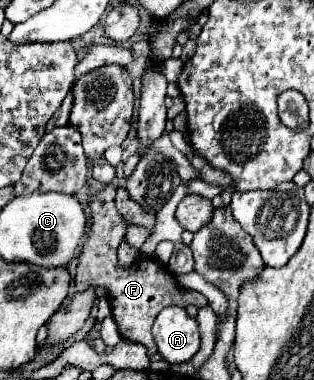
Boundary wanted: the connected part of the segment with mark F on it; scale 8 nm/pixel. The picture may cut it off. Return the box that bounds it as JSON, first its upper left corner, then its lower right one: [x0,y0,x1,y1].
[75,184,207,358]

